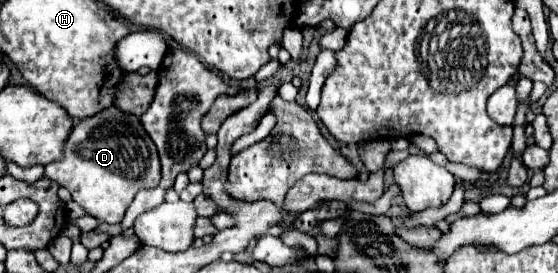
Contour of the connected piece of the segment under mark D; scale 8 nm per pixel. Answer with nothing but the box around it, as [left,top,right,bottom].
[45,106,161,224]

